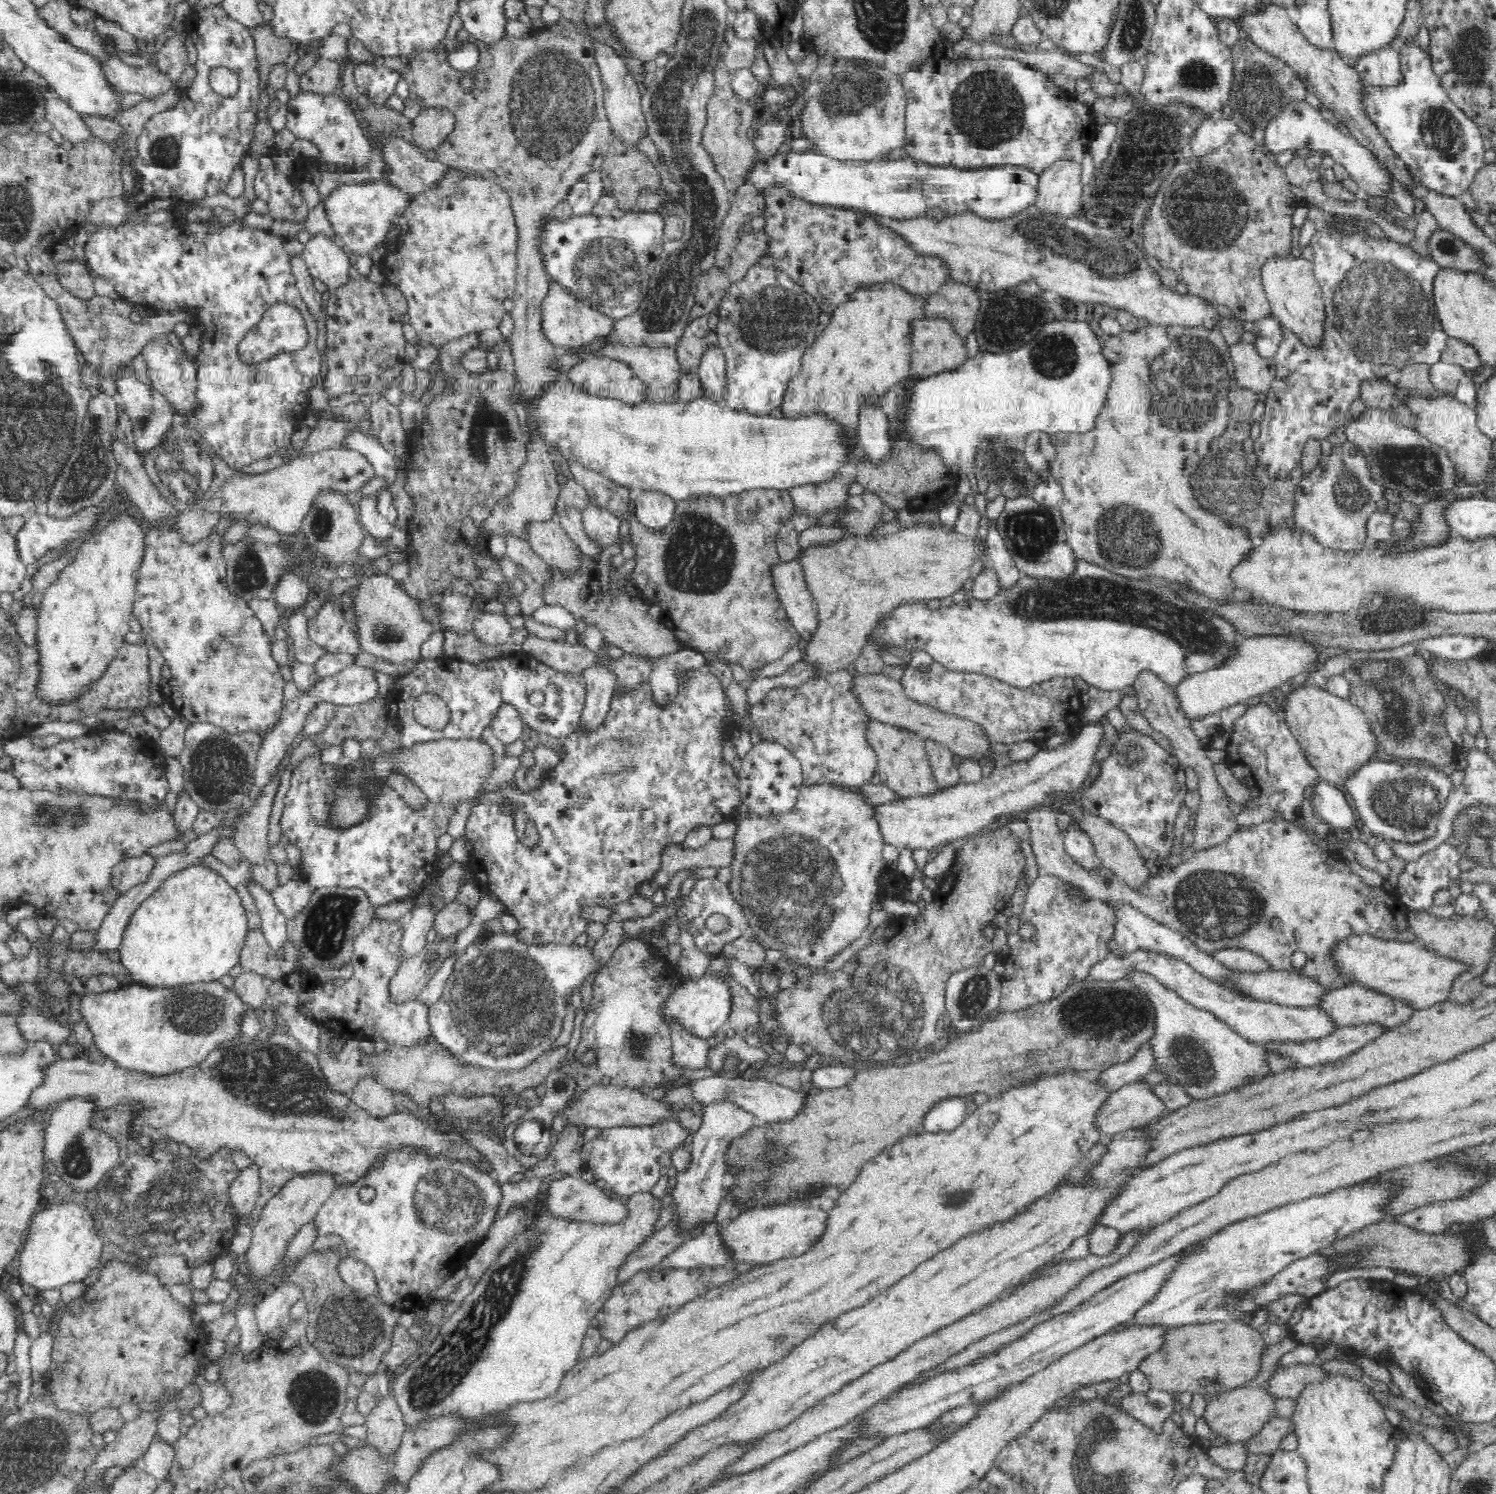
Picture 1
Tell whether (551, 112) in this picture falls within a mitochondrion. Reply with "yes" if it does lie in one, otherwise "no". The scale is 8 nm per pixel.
yes

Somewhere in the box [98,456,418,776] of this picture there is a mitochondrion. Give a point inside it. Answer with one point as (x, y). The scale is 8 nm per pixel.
(231, 636)

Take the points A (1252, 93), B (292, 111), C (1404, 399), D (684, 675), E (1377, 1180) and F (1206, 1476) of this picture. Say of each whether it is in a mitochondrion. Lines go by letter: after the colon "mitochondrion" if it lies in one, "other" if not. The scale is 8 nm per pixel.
A: mitochondrion
B: other
C: other
D: other
E: other
F: other

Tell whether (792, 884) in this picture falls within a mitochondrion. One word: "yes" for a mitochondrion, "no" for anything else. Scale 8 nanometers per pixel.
yes

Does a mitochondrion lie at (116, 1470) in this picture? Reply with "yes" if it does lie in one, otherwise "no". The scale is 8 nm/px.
no

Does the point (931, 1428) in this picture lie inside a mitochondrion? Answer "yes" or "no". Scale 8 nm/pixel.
no

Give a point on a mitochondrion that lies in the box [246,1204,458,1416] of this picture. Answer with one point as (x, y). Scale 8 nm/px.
(352, 1329)

